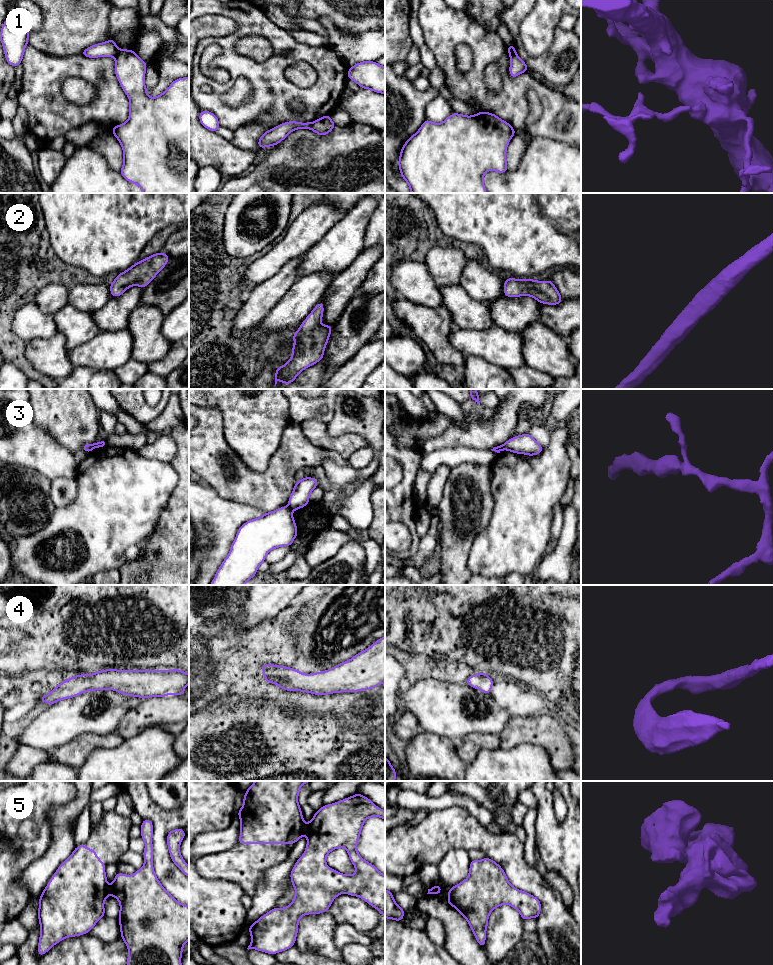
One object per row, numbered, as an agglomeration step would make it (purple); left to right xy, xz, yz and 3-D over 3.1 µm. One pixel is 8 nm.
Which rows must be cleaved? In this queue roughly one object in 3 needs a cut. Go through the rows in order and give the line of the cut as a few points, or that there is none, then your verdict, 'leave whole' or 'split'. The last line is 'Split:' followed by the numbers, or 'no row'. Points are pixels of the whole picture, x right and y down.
1: xy (119, 49), (114, 56) | split
2: no cut | leave whole
3: xy (93, 443), (94, 447) | split
4: no cut | leave whole
5: xz (306, 824), (306, 832), (304, 834) | split
Split: 1, 3, 5

